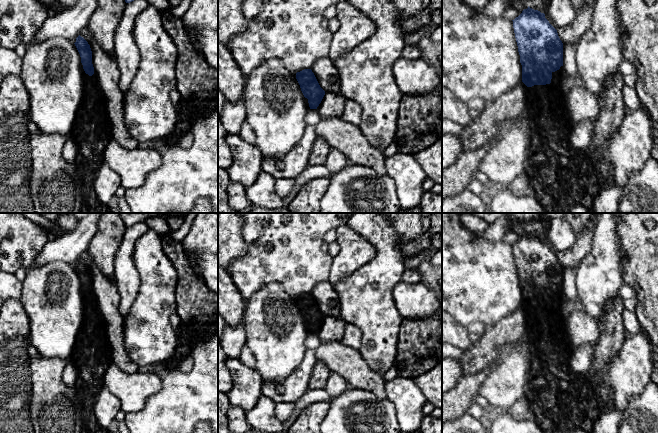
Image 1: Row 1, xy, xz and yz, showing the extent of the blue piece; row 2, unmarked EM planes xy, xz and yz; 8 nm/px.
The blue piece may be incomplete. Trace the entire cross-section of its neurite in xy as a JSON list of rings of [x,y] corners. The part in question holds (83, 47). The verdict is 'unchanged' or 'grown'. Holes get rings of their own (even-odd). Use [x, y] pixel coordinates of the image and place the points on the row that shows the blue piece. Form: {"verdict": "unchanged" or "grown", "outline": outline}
{"verdict": "grown", "outline": [[[80,35],[74,44],[81,57],[83,93],[72,128],[67,135],[77,146],[74,164],[84,188],[79,213],[112,213],[112,206],[102,204],[91,187],[99,168],[105,162],[106,146],[113,139],[111,123],[105,100],[90,78],[94,74],[90,45]]]}

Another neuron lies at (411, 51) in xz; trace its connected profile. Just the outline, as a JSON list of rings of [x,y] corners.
[[[405,44],[402,51],[402,57],[406,59],[418,59],[421,56],[421,50],[417,44]]]

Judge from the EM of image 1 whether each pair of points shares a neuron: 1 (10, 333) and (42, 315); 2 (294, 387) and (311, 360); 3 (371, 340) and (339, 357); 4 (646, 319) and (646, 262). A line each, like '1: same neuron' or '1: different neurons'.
1: different neurons
2: same neuron
3: different neurons
4: same neuron

